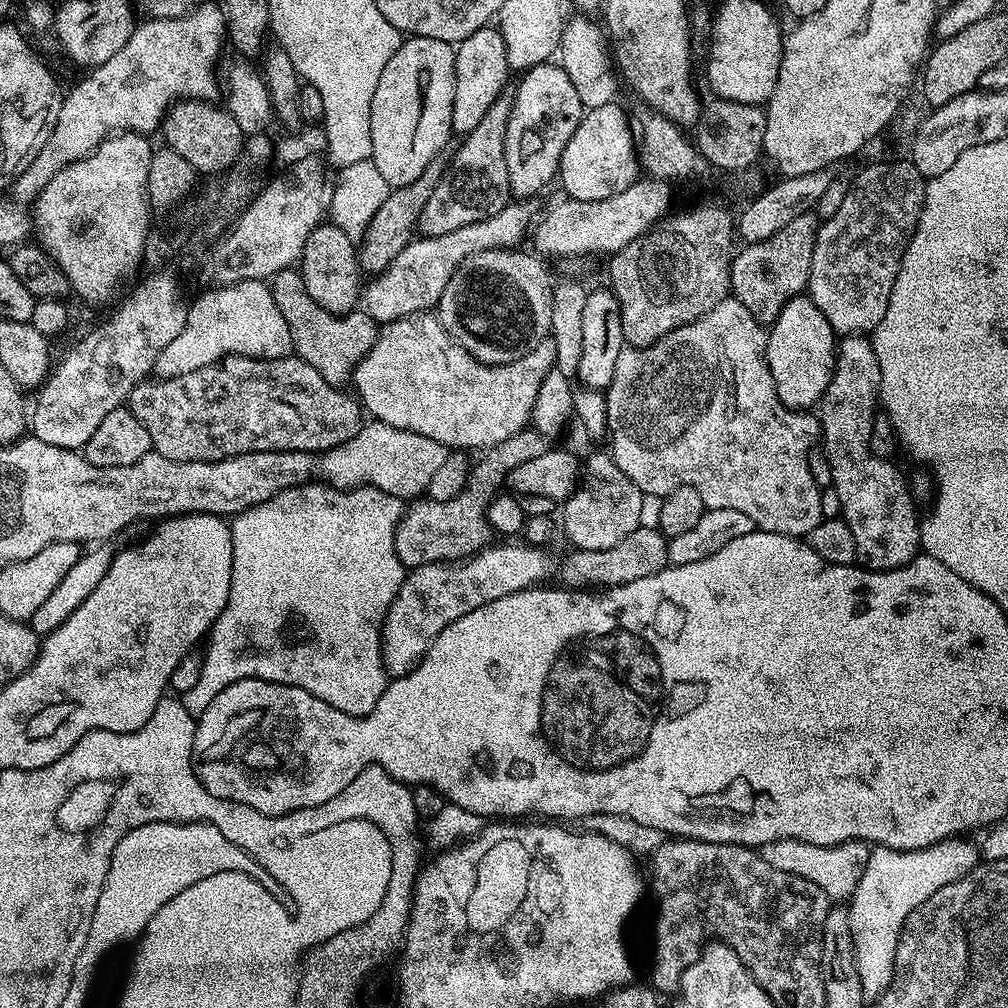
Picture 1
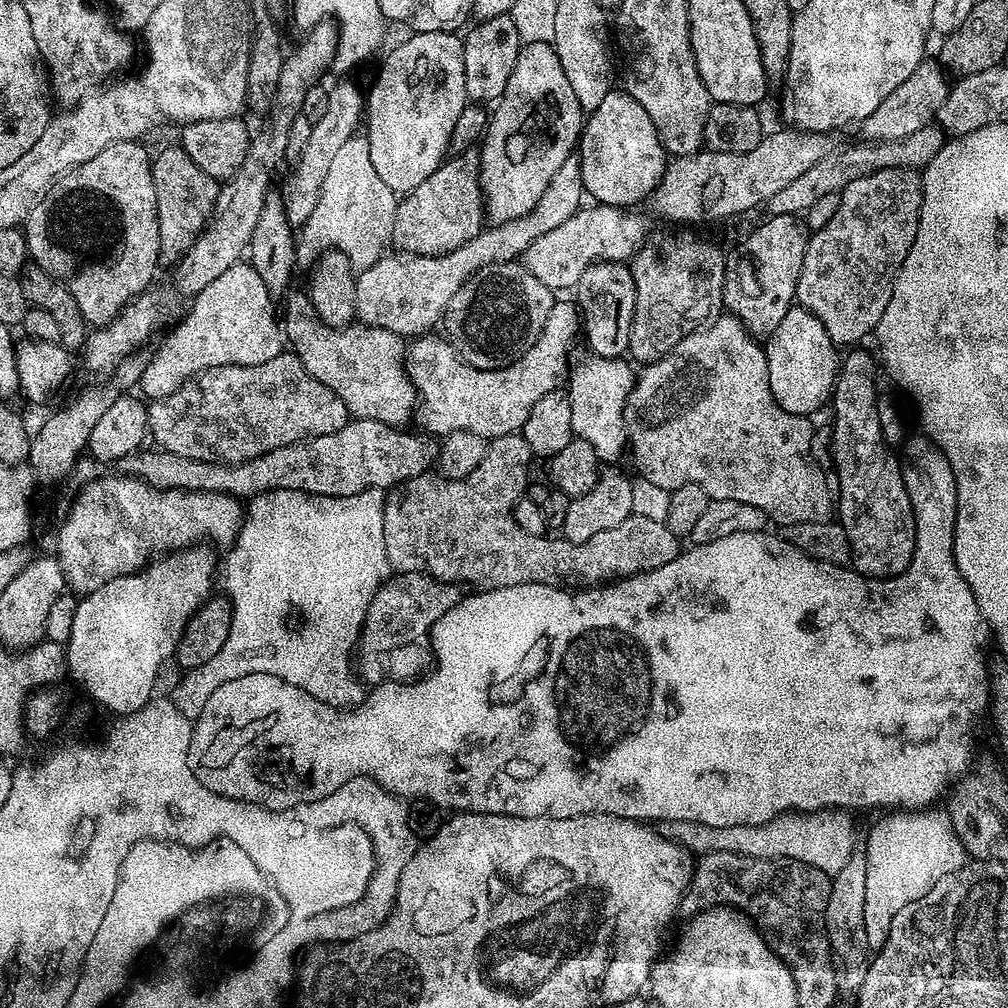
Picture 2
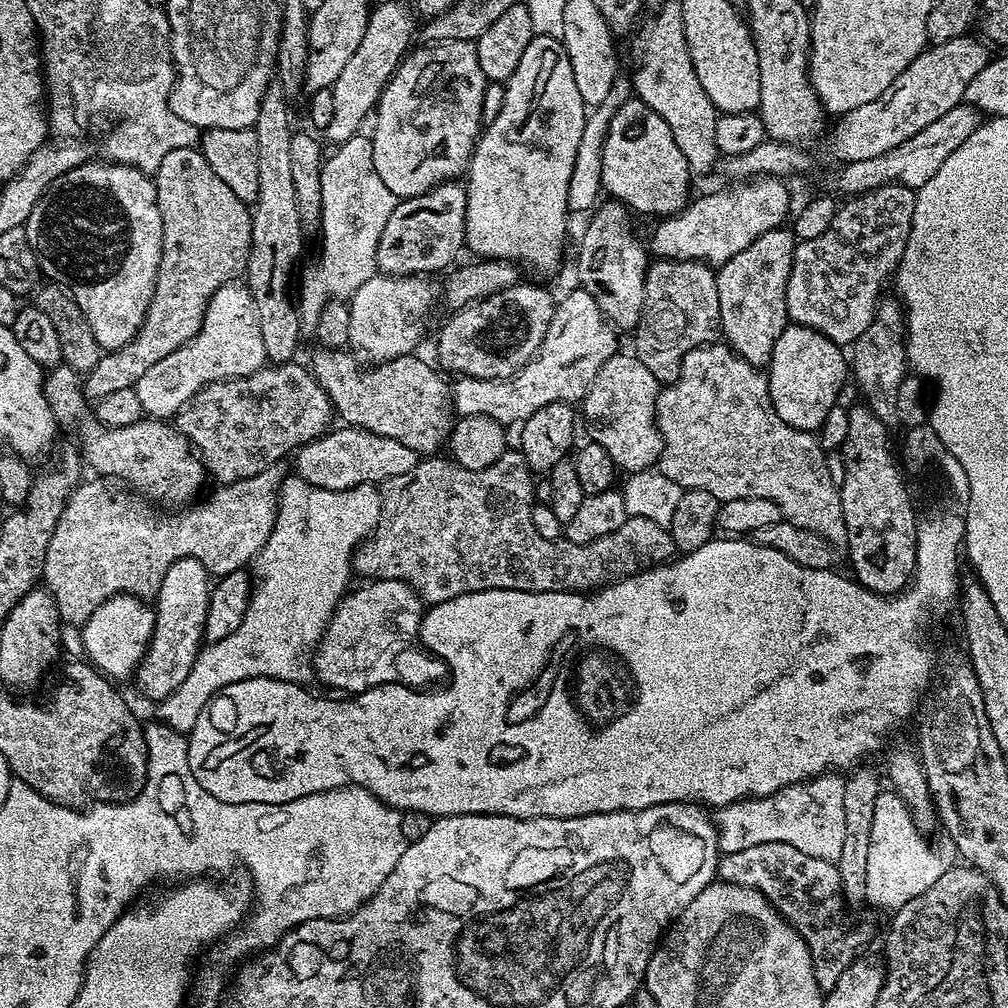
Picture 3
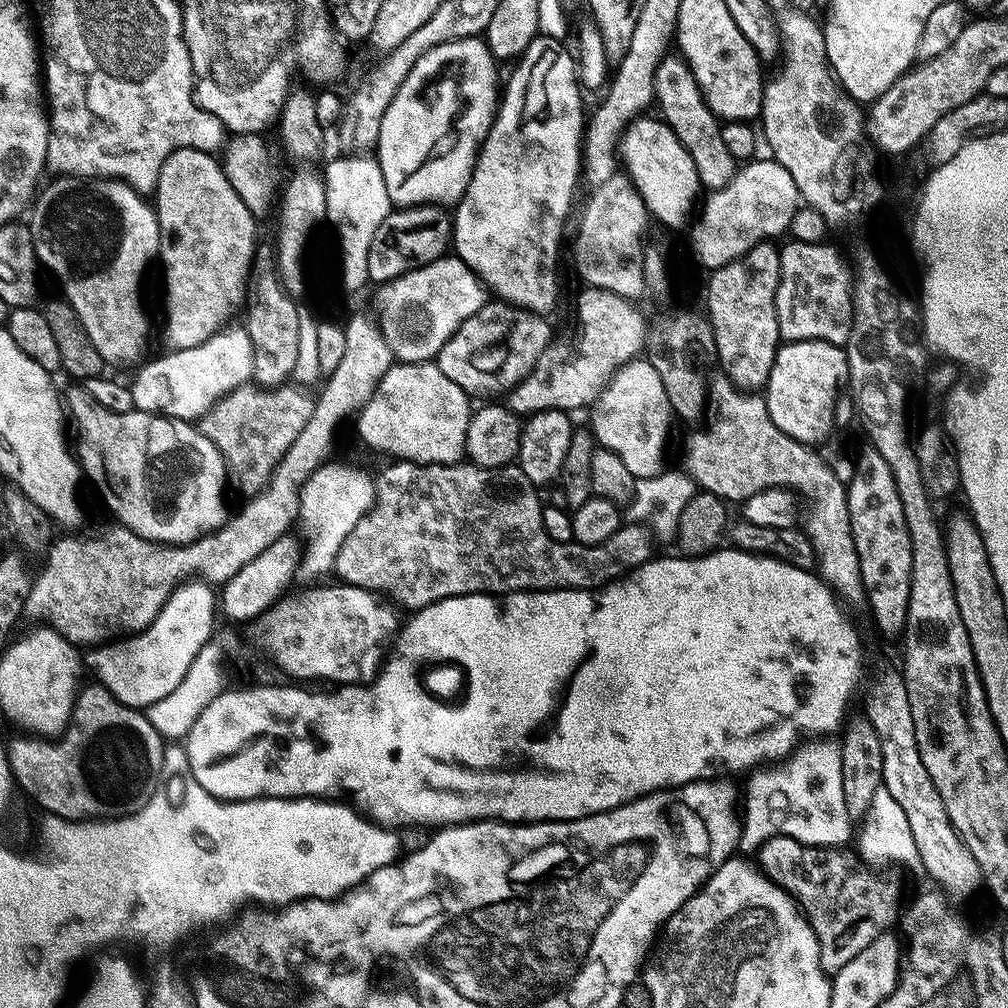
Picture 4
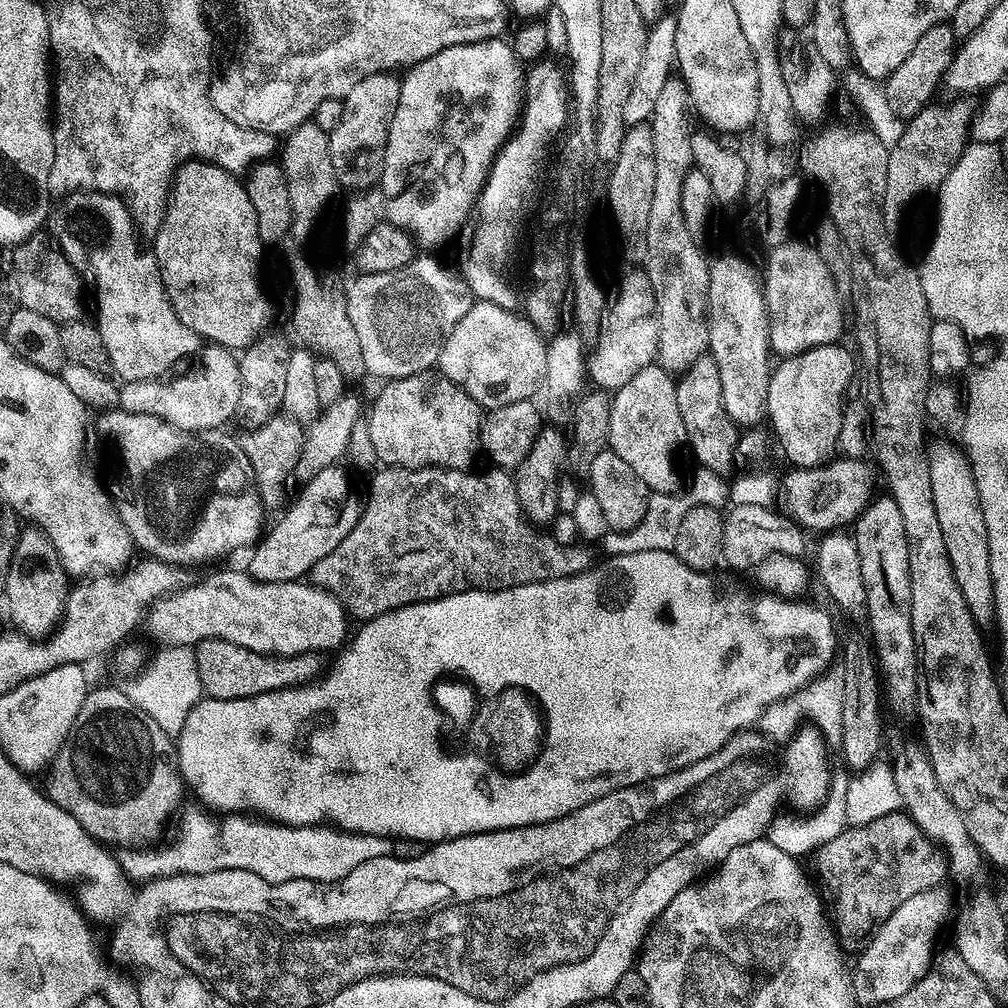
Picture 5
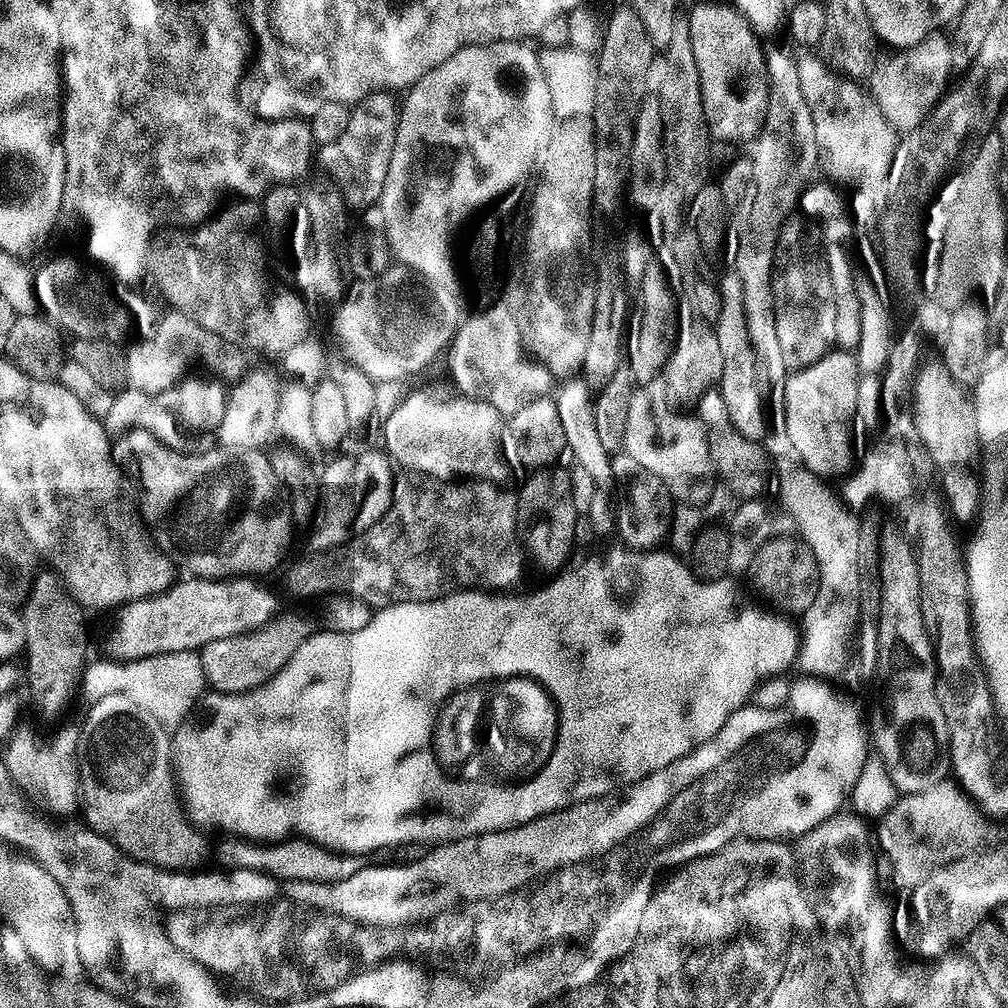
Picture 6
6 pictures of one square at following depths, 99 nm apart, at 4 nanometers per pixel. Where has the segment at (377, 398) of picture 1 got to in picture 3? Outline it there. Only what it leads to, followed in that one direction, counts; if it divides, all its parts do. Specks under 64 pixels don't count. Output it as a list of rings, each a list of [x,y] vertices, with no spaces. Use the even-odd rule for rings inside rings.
[[[560,312],[560,316],[550,318],[546,338],[539,350],[528,359],[528,365],[518,369],[510,379],[479,380],[473,376],[460,376],[457,379],[457,384],[453,383],[450,388],[450,399],[455,415],[457,417],[485,416],[486,418],[494,418],[505,426],[511,426],[511,424],[516,426],[526,418],[530,418],[530,414],[534,414],[534,410],[538,410],[550,402],[558,402],[559,400],[565,402],[583,401],[585,393],[588,392],[588,385],[592,383],[592,379],[596,377],[600,367],[611,356],[617,355],[617,338],[615,331],[604,332],[604,328],[596,328],[596,336],[592,336],[592,340],[584,340],[584,336],[580,336],[580,340],[572,340],[572,344],[576,344],[576,356],[568,356],[568,316],[564,316],[564,312]]]

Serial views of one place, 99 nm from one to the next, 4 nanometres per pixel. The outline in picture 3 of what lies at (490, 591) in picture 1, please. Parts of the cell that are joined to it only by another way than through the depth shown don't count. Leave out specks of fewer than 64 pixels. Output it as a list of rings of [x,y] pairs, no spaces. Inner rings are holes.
[[[373,580],[365,585],[365,588],[345,595],[340,601],[314,652],[314,672],[318,680],[320,676],[322,683],[329,684],[332,688],[341,688],[344,691],[341,693],[344,694],[365,692],[389,679],[390,669],[398,656],[396,651],[407,640],[415,641],[419,637],[420,623],[424,621],[426,611],[424,601],[409,584],[403,584],[397,580]]]

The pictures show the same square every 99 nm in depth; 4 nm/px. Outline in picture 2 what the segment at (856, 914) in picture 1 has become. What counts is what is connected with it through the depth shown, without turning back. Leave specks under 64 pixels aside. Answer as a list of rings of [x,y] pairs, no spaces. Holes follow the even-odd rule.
[[[896,810],[884,814],[880,821],[868,832],[866,842],[866,904],[863,934],[868,939],[869,949],[879,950],[890,934],[890,922],[902,906],[910,906],[922,898],[946,874],[954,874],[966,862],[966,853],[947,811],[940,810]]]

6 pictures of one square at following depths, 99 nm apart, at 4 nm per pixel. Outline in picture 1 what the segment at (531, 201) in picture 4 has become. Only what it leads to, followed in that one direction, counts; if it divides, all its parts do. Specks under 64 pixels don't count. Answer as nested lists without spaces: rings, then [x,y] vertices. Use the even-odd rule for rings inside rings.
[[[545,62],[535,64],[527,69],[512,96],[512,109],[510,118],[506,122],[506,134],[504,135],[504,153],[506,154],[506,170],[510,176],[510,186],[513,197],[532,198],[535,192],[540,192],[551,180],[555,181],[558,176],[559,162],[563,150],[569,142],[571,135],[580,122],[581,116],[586,109],[580,104],[578,93],[574,85],[567,77],[566,70],[559,63]]]

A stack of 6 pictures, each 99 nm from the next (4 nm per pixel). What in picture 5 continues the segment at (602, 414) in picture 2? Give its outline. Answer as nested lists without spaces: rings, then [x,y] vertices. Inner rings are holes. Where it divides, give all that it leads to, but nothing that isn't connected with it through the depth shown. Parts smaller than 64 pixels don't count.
[[[652,362],[637,367],[636,372],[622,387],[615,389],[610,400],[610,434],[608,448],[652,492],[676,492],[681,487],[680,472],[676,463],[680,460],[680,451],[688,444],[686,426],[682,422],[682,413],[678,410],[678,394],[673,373]]]

